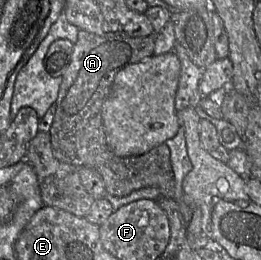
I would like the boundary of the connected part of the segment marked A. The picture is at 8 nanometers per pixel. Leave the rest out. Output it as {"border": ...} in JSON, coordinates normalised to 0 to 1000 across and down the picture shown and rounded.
{"border":[[[303,112],[264,254],[238,292],[215,385],[215,438],[188,500],[207,596],[230,619],[372,654],[391,677],[414,750],[467,758],[540,723],[594,719],[613,731],[613,754],[667,765],[670,700],[644,558],[628,546],[529,600],[452,600],[410,554],[391,469],[391,404],[421,358],[444,285],[479,254],[590,212],[590,181],[594,131],[529,142],[437,127],[372,135]]]}

